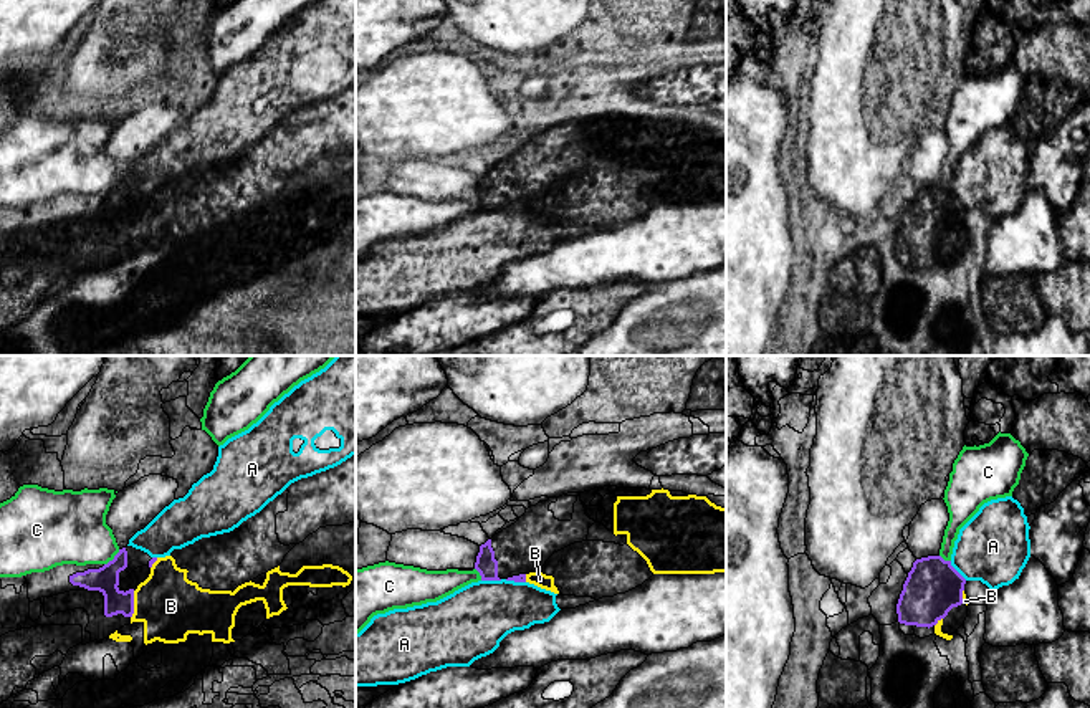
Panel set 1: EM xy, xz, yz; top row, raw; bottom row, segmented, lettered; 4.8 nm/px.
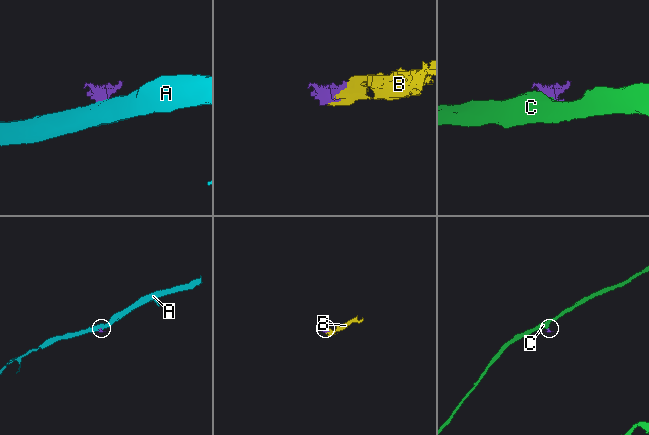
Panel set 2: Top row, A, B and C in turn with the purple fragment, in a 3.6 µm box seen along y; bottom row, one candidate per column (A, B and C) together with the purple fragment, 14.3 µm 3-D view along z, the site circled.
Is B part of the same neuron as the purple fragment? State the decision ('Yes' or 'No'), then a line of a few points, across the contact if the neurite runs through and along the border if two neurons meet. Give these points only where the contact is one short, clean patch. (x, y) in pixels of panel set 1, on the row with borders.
No

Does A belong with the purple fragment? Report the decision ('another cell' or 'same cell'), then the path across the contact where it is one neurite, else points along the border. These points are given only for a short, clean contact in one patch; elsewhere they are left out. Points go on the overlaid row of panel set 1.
another cell | along xz (501, 579), (482, 581)

